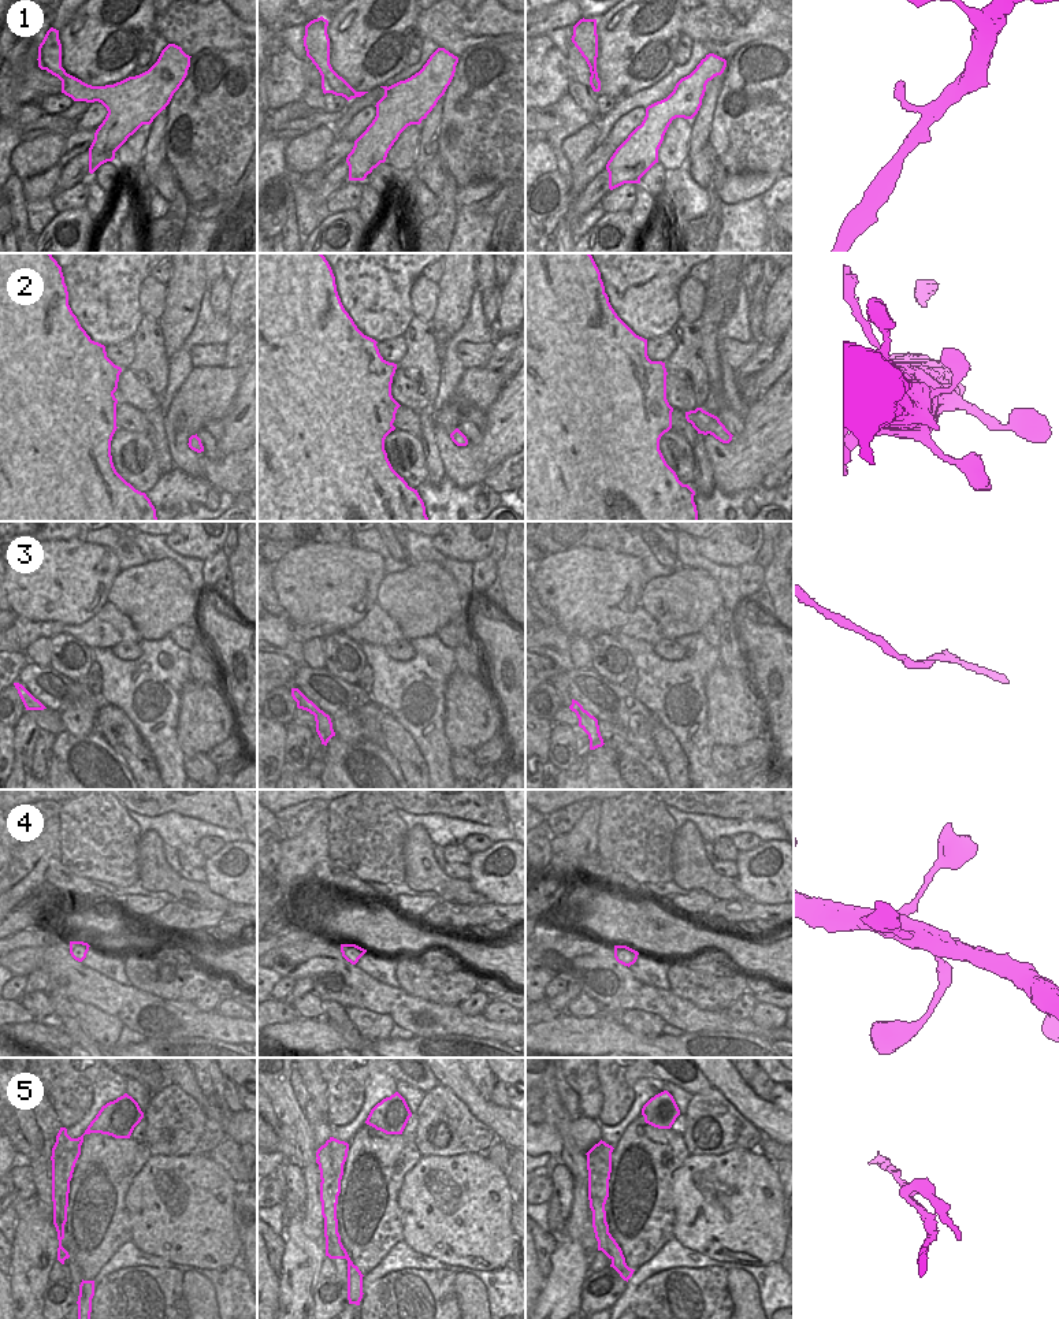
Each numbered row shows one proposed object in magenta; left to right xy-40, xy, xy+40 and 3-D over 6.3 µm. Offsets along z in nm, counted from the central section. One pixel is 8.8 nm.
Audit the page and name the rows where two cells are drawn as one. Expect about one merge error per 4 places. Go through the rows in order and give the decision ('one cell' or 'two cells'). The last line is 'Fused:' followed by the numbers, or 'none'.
1: one cell
2: one cell
3: one cell
4: one cell
5: two cells
Fused: 5

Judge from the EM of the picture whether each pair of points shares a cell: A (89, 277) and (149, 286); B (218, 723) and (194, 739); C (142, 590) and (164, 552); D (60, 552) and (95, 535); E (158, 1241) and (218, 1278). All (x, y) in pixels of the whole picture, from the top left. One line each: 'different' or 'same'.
A: different
B: same
C: different
D: different
E: different

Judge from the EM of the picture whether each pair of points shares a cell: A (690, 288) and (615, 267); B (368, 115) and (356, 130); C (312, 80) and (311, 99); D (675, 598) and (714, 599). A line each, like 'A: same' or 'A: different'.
A: different
B: same
C: same
D: same

